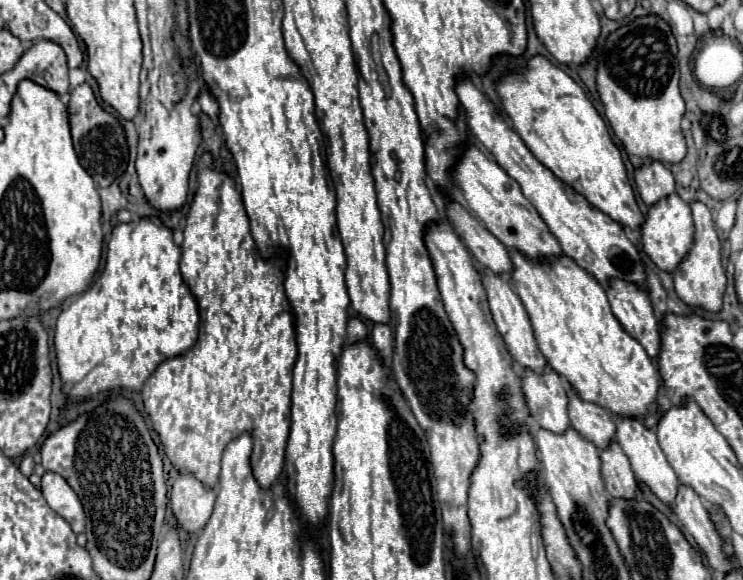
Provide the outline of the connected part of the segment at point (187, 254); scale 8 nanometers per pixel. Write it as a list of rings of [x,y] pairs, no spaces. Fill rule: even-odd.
[[[206,153],[198,165],[198,191],[186,217],[180,259],[182,279],[196,297],[200,311],[198,341],[188,353],[158,365],[142,389],[142,399],[170,463],[180,473],[196,477],[208,489],[216,489],[226,445],[242,433],[254,437],[254,479],[258,485],[270,489],[282,473],[290,433],[292,369],[298,357],[294,315],[284,295],[284,265],[284,257],[268,261],[260,257],[234,179],[214,171],[212,157]]]

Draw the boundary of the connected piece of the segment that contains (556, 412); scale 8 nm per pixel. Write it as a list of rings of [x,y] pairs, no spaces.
[[[524,369],[520,381],[532,419],[544,429],[564,433],[564,429],[570,427],[568,397],[562,385],[564,379],[552,369],[546,369],[544,373]]]

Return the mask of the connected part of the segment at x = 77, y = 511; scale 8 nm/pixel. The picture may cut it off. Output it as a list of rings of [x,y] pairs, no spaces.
[[[44,473],[42,477],[42,495],[46,503],[70,523],[74,533],[84,531],[84,509],[80,505],[80,499],[72,491],[72,487],[60,477],[58,473]]]

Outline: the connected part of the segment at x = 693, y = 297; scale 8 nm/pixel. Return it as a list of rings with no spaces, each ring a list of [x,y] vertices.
[[[692,201],[690,209],[692,209],[692,217],[694,217],[694,245],[688,251],[688,255],[684,257],[684,261],[678,265],[678,269],[672,273],[674,289],[676,289],[678,297],[684,303],[688,303],[690,307],[704,307],[706,311],[720,311],[722,295],[726,289],[726,273],[722,267],[720,241],[714,231],[712,213],[700,201]]]

